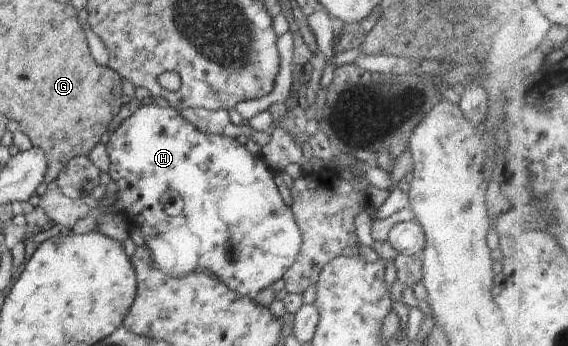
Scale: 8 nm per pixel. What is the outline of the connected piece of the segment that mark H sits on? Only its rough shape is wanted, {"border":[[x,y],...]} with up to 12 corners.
{"border":[[141,105],[105,150],[159,270],[254,296],[302,232],[261,156]]}

